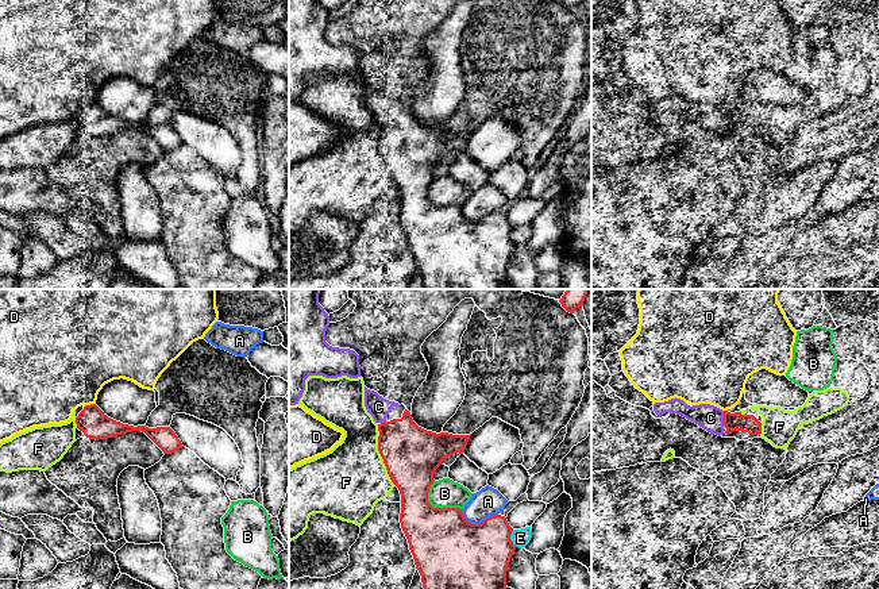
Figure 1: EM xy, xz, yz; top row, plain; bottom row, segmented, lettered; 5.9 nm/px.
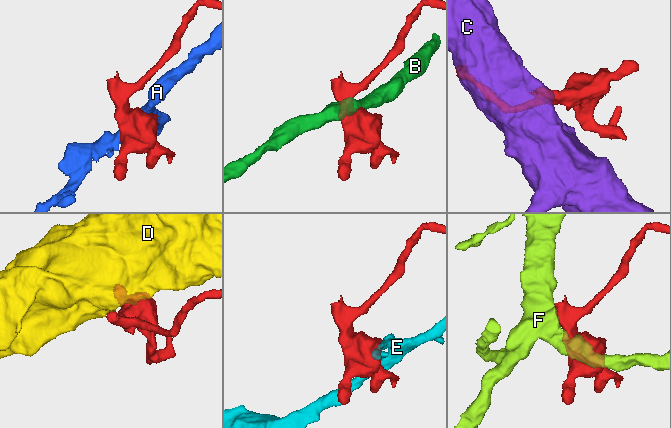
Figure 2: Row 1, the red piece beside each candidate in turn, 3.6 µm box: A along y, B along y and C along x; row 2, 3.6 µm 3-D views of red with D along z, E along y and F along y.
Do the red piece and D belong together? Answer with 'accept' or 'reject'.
reject

